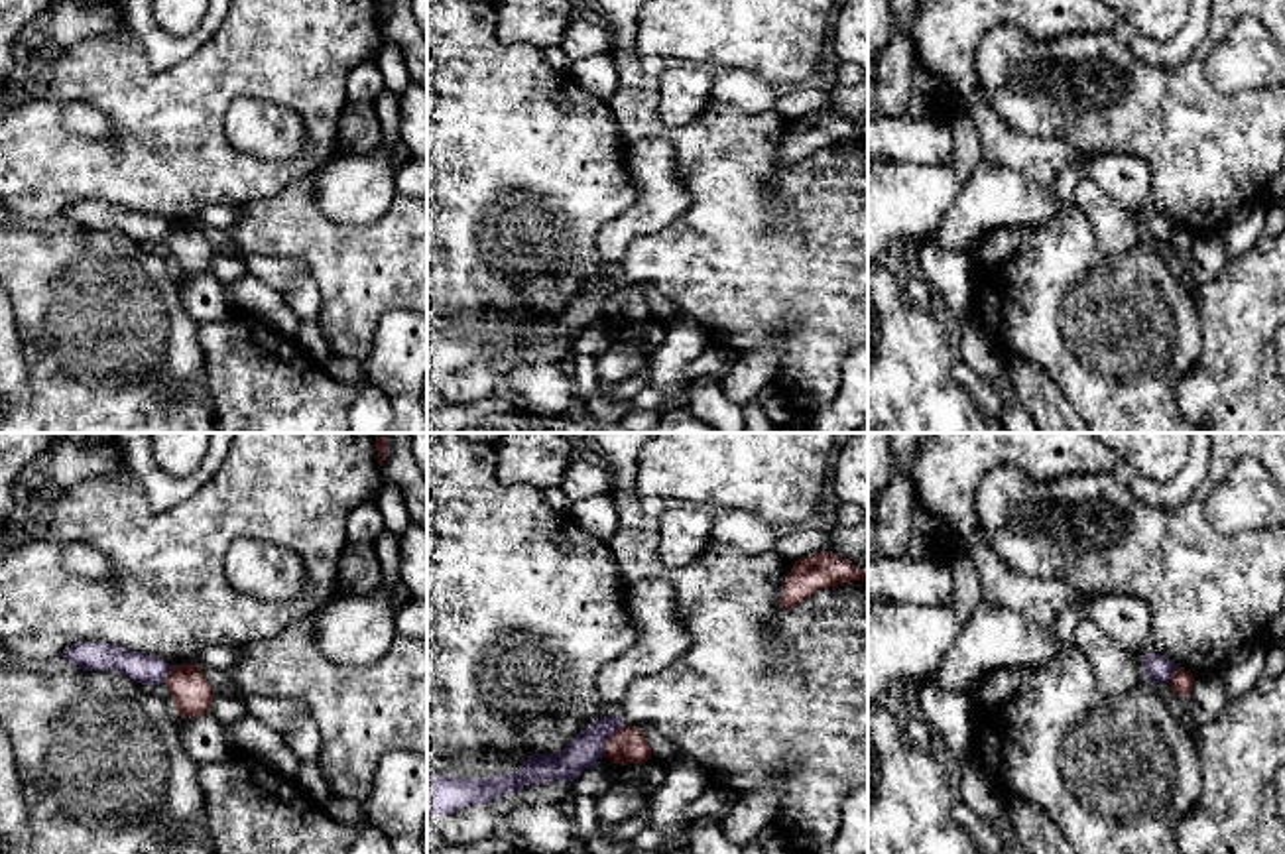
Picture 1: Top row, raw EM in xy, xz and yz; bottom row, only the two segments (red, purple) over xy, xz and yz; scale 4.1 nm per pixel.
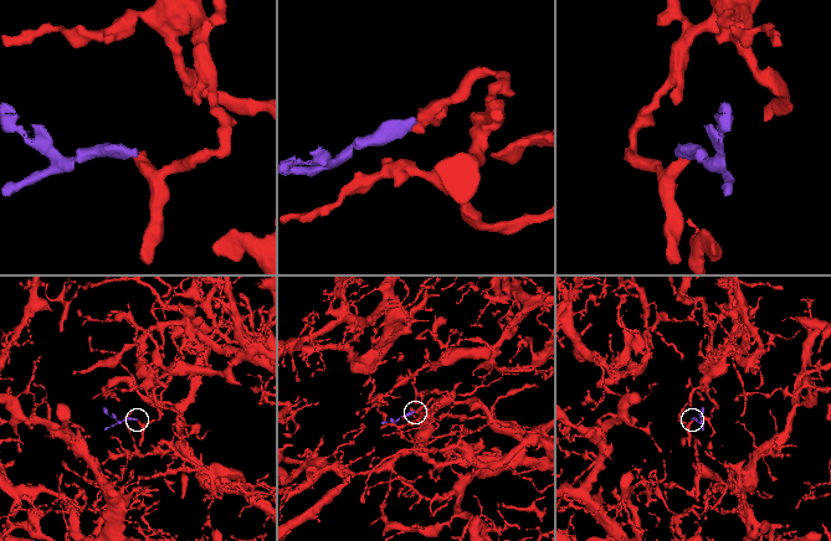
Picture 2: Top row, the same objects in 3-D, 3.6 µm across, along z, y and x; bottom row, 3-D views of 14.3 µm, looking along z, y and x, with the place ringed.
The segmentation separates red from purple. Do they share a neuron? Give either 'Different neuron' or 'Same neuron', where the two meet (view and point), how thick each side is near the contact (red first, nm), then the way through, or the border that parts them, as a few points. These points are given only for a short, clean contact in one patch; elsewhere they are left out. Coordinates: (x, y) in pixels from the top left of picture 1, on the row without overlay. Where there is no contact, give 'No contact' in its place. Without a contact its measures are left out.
Different neuron. Touches red at xz (607, 300). Thickness 150 nm (red) against 140 nm. Boundary: xz (622, 284), (607, 300), (603, 315)

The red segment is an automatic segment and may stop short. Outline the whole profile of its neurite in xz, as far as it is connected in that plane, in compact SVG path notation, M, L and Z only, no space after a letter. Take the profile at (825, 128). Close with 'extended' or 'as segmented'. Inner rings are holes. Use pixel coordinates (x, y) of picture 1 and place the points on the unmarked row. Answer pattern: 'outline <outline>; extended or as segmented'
outline M832 110L813 112L793 122L791 132L781 146L779 165L793 167L821 148L850 140L868 142L868 130L862 130L858 124Z; as segmented

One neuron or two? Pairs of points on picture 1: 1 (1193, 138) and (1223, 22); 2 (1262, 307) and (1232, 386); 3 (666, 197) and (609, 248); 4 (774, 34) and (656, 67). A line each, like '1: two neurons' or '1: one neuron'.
1: one neuron
2: one neuron
3: one neuron
4: two neurons

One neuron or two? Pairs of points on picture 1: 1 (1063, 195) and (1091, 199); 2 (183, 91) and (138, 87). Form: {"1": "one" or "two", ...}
{"1": "two", "2": "one"}

